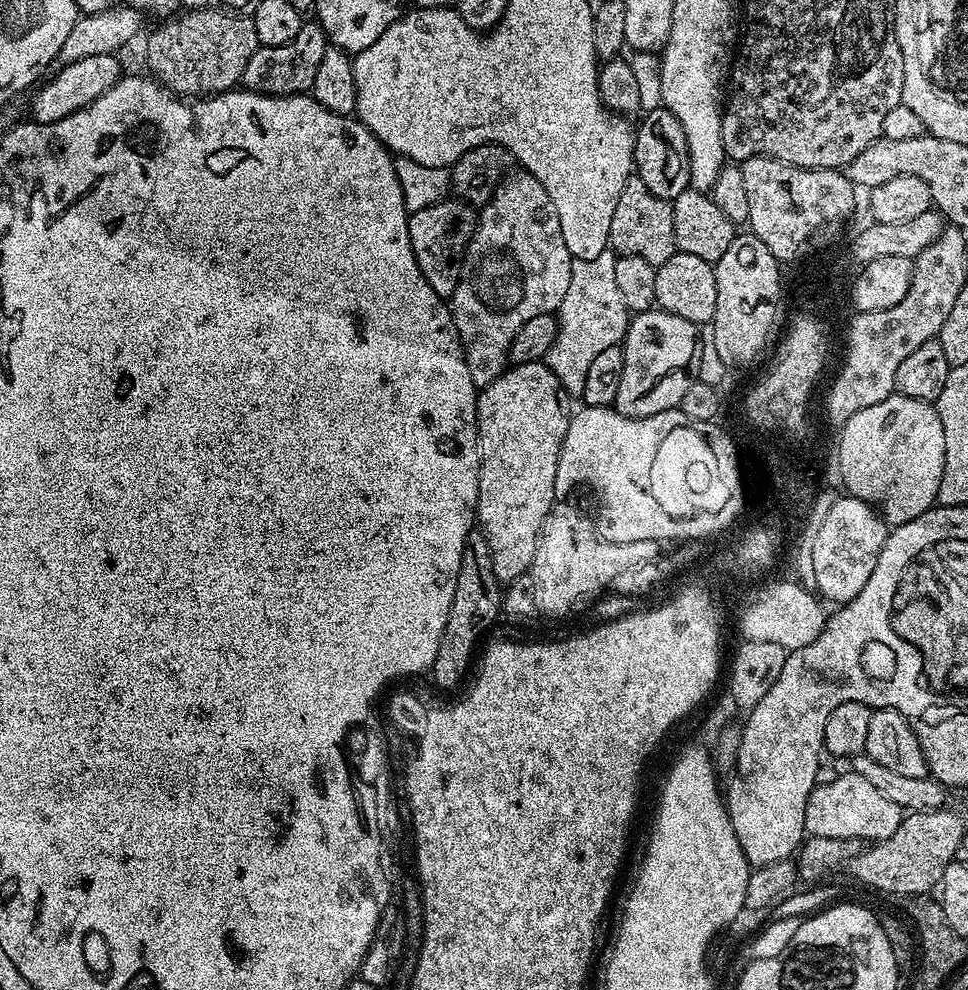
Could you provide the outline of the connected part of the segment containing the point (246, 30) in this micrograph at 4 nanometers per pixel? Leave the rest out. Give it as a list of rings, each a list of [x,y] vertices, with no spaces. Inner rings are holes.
[[[194,8],[181,11],[157,24],[160,25],[149,34],[144,44],[144,60],[149,68],[147,71],[156,72],[152,73],[155,79],[180,98],[216,96],[219,92],[235,89],[240,84],[242,70],[246,70],[246,62],[250,62],[250,54],[261,47],[251,15],[237,14],[232,10]]]

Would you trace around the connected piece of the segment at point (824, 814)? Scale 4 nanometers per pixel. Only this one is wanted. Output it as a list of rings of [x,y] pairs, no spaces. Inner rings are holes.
[[[845,771],[845,776],[817,783],[804,811],[804,830],[808,836],[818,838],[854,838],[865,842],[879,842],[890,838],[906,815],[903,808],[894,806],[890,798],[872,786],[856,772]]]

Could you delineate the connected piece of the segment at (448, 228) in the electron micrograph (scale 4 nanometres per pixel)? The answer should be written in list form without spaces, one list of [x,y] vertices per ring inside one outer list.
[[[445,198],[434,206],[426,206],[426,210],[418,210],[409,215],[410,246],[414,250],[418,270],[422,270],[434,294],[445,298],[451,298],[454,294],[460,277],[460,262],[466,247],[466,236],[460,232],[468,234],[473,231],[473,228],[473,209],[456,198]]]

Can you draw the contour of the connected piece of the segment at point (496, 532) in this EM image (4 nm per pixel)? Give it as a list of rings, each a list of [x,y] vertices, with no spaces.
[[[544,362],[509,367],[497,380],[483,385],[476,397],[476,441],[480,447],[476,518],[481,525],[484,523],[482,531],[490,548],[492,572],[501,582],[512,581],[531,569],[540,527],[557,503],[560,447],[570,419],[568,398],[560,379]]]

